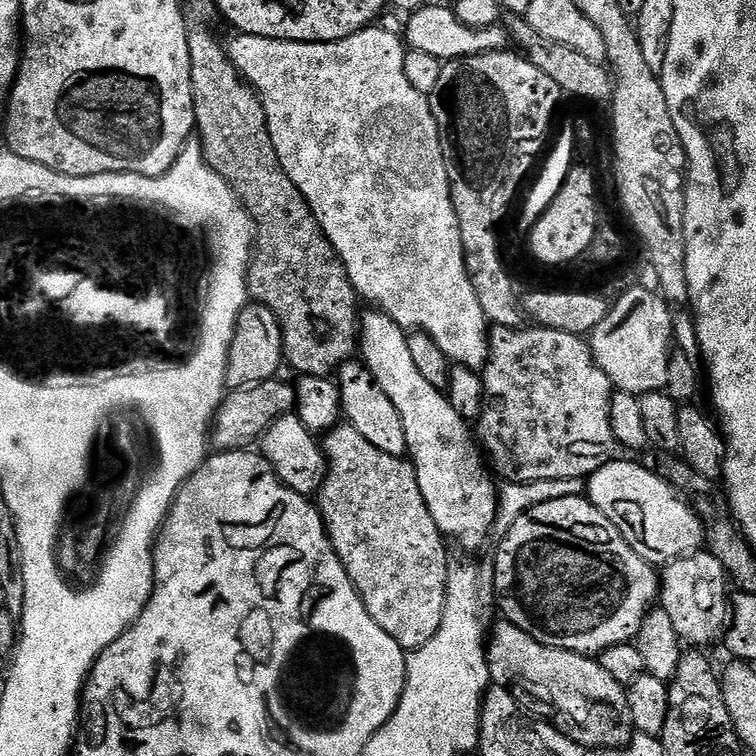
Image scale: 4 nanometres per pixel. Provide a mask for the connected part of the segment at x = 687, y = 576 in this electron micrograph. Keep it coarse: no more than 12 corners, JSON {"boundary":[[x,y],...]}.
{"boundary":[[706,550],[663,565],[659,607],[681,641],[717,644],[730,581]]}

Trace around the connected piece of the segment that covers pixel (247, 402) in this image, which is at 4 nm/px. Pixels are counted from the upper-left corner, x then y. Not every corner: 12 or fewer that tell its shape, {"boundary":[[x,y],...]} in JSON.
{"boundary":[[283,378],[233,388],[210,429],[216,452],[251,449],[296,407]]}

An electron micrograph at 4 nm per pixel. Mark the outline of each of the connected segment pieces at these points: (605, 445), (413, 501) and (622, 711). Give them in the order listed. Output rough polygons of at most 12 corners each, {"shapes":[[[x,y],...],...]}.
{"shapes":[[[493,327],[474,432],[501,481],[613,459],[585,337]],[[341,423],[320,517],[405,650],[446,606],[446,537],[411,459]],[[509,620],[486,640],[492,684],[521,684],[597,749],[627,748],[625,685],[599,659]]]}

